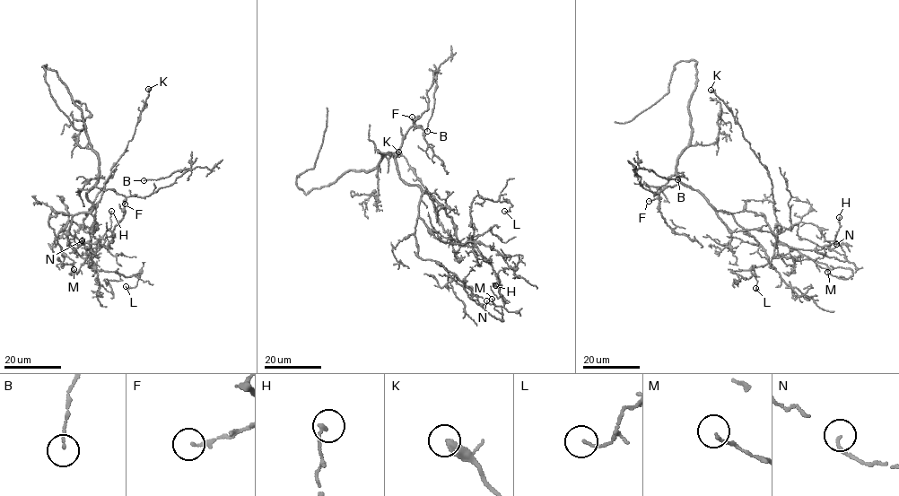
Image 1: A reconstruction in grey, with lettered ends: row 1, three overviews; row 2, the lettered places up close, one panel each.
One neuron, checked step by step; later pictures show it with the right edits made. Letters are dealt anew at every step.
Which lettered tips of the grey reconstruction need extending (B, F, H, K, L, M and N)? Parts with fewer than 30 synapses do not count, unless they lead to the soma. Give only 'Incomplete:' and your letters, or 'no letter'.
Incomplete: no letter

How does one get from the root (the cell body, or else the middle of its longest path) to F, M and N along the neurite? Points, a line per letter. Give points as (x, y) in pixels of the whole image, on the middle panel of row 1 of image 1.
F: (400, 177), (396, 157), (403, 136), (414, 125), (412, 117)
M: (400, 177), (422, 192), (414, 227), (418, 257), (434, 260), (455, 274), (487, 312), (502, 321), (492, 299)
N: (400, 177), (433, 196), (450, 218), (458, 242), (466, 246), (470, 240), (493, 266), (504, 307), (486, 300)

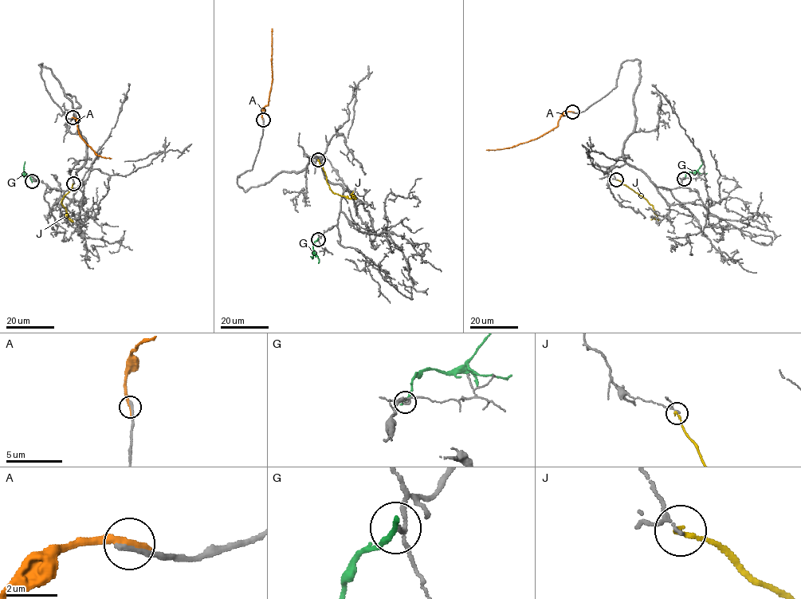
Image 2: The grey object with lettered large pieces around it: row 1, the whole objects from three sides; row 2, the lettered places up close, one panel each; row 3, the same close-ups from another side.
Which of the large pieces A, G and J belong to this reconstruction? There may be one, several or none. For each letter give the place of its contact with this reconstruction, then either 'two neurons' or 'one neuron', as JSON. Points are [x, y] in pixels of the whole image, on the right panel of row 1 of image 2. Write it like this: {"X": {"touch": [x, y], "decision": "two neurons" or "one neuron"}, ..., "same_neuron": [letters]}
{"A": {"touch": [572, 112], "decision": "two neurons"}, "G": {"touch": [684, 179], "decision": "two neurons"}, "J": {"touch": [616, 179], "decision": "two neurons"}, "same_neuron": []}

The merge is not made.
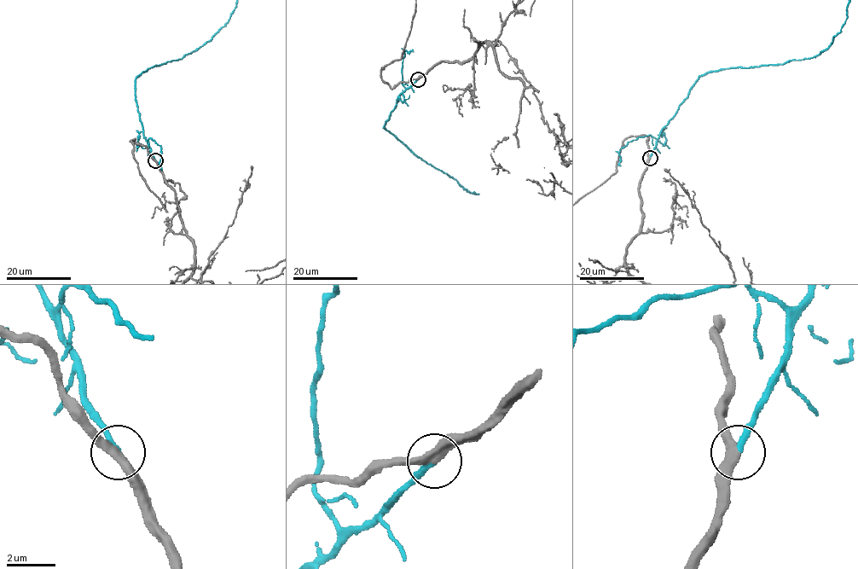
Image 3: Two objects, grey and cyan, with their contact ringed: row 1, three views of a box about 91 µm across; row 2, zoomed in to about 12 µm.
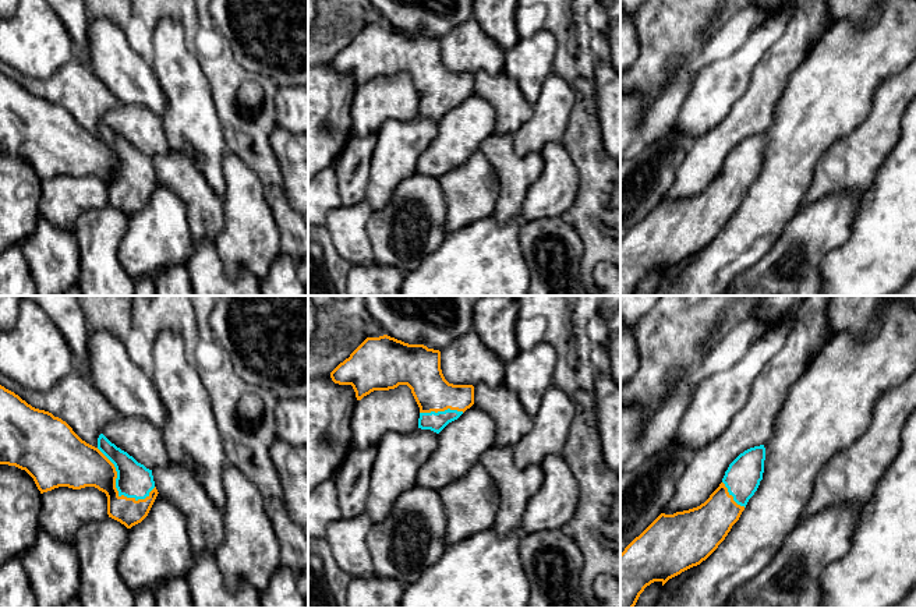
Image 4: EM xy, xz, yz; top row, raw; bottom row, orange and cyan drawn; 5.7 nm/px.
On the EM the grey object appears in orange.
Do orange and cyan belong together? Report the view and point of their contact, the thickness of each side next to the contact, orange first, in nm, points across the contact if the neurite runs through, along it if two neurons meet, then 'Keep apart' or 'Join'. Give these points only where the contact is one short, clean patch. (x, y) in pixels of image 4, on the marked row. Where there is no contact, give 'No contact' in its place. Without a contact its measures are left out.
Touches orange at xy (115, 487). Thickness 260 nm (orange) against 200 nm. Join

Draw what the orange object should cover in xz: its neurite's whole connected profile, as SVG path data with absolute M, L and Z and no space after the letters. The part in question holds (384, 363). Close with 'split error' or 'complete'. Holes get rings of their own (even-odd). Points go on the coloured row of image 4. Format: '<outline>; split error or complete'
M388 335L367 337L330 378L335 383L351 385L357 400L374 390L407 385L420 407L418 428L436 434L474 404L473 385L453 385L445 379L439 350Z; split error

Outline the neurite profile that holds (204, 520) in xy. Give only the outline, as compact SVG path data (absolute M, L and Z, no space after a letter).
M170 460L152 470L152 476L158 492L181 510L192 551L215 554L224 537L223 510L212 502L194 473Z

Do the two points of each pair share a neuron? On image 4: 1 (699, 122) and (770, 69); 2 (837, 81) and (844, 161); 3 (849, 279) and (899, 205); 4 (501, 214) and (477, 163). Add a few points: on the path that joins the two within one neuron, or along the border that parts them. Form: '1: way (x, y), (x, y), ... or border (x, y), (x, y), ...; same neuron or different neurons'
1: border (761, 57), (746, 91), (727, 113); different neurons
2: border (866, 116), (849, 133), (835, 140), (817, 159); different neurons
3: way (865, 261), (899, 223); same neuron
4: border (495, 169), (499, 194), (490, 215); different neurons

